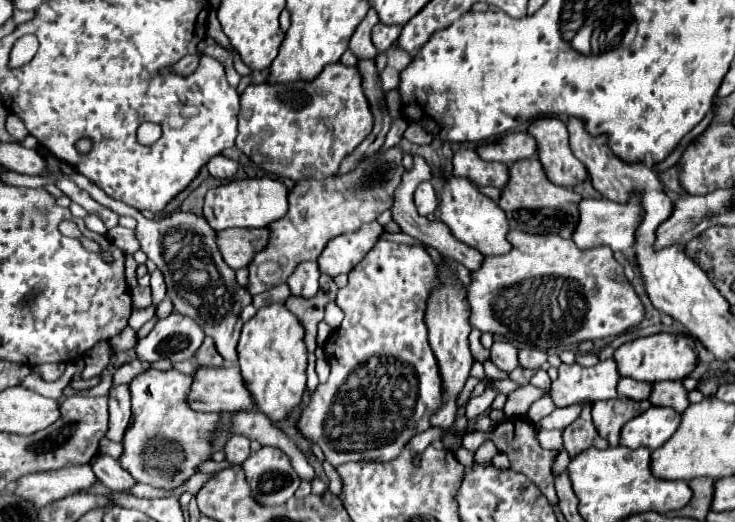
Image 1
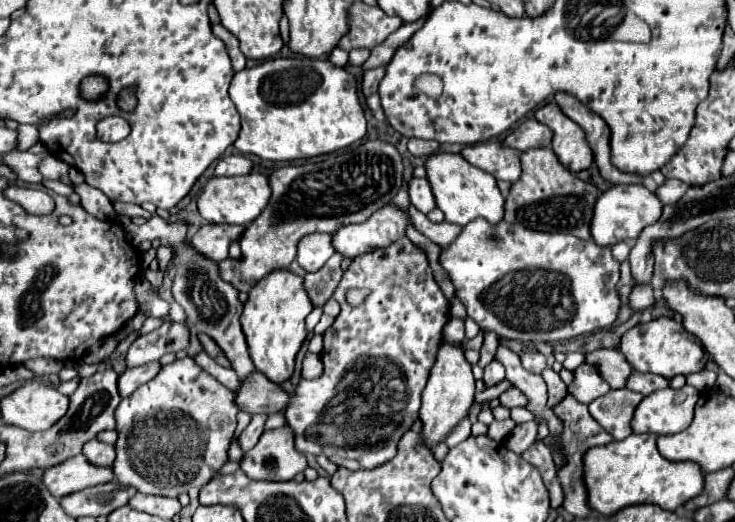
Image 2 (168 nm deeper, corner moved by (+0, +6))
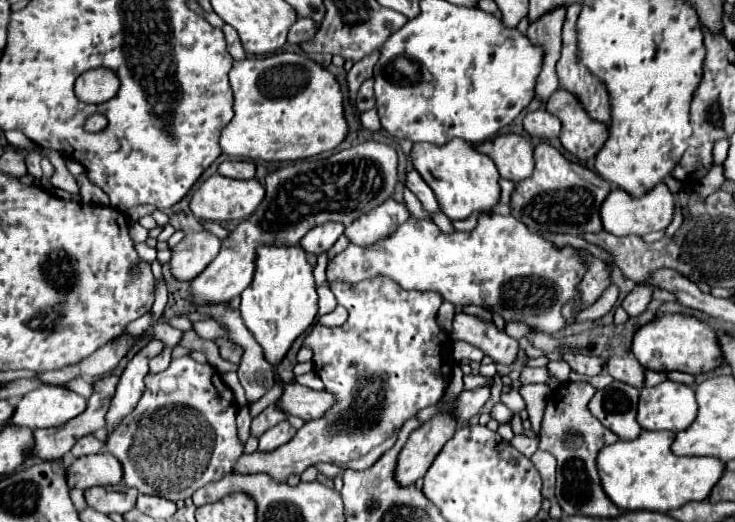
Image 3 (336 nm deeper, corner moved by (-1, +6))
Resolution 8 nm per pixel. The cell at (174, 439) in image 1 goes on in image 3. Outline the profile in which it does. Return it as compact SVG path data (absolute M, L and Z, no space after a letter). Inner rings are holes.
M191 356L175 358L163 372L145 378L145 392L135 410L109 436L105 448L123 464L123 482L137 488L141 494L163 496L167 500L187 500L195 490L209 482L217 482L229 474L243 454L243 444L237 436L237 402L231 388L211 364L199 364Z

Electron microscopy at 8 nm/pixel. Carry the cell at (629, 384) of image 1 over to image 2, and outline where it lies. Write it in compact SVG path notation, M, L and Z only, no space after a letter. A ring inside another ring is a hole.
M596 350L590 352L586 356L586 362L590 364L598 364L600 366L600 374L606 378L606 382L612 388L626 388L626 378L630 378L632 368L626 362L626 358L622 358L620 350Z

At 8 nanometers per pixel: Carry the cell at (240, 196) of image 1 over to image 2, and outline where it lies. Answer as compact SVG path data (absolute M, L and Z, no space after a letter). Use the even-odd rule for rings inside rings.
M250 172L246 176L216 176L210 180L198 198L198 210L202 218L214 224L242 224L248 226L258 218L258 214L266 208L266 202L270 202L270 184L264 174Z

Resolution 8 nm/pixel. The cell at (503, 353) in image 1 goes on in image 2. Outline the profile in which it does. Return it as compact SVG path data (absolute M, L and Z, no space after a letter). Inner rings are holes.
M492 360L486 368L484 368L484 382L486 386L492 386L492 384L498 384L504 380L504 370L502 370L502 364L498 360Z

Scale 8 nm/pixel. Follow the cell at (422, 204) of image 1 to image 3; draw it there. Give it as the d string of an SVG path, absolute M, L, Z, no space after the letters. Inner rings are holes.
M417 170L407 172L407 182L405 182L405 186L419 198L419 202L423 204L423 208L425 208L429 214L439 212L439 202L437 202L437 198L435 198L433 190L425 184L425 180L419 176Z

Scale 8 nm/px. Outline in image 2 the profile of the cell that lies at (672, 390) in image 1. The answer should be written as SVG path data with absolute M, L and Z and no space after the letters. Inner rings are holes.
M632 372L630 380L626 384L626 388L640 392L640 394L650 394L650 392L656 392L656 390L662 390L668 386L670 386L670 380L666 380L658 374L642 374L642 372Z

